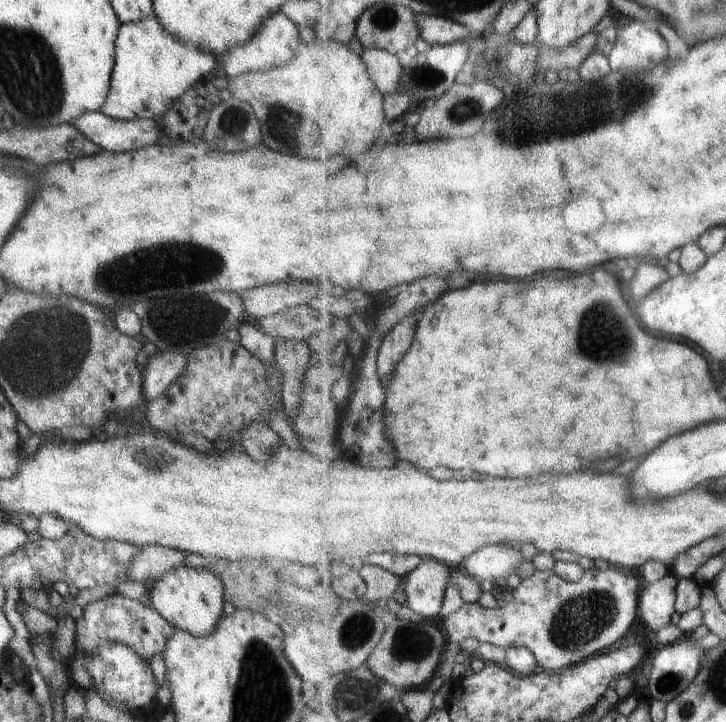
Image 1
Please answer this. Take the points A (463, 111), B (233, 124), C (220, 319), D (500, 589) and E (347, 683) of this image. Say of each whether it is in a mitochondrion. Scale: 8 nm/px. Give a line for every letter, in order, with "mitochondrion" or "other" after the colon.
A: mitochondrion
B: mitochondrion
C: mitochondrion
D: other
E: mitochondrion

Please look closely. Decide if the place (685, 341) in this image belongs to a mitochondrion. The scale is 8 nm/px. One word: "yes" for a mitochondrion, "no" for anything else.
no

